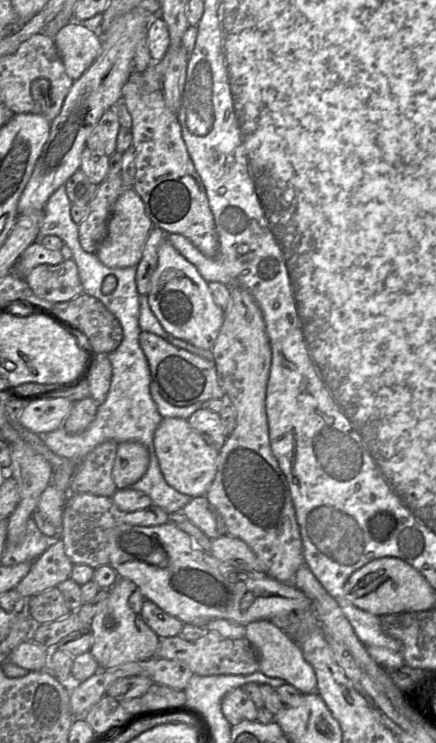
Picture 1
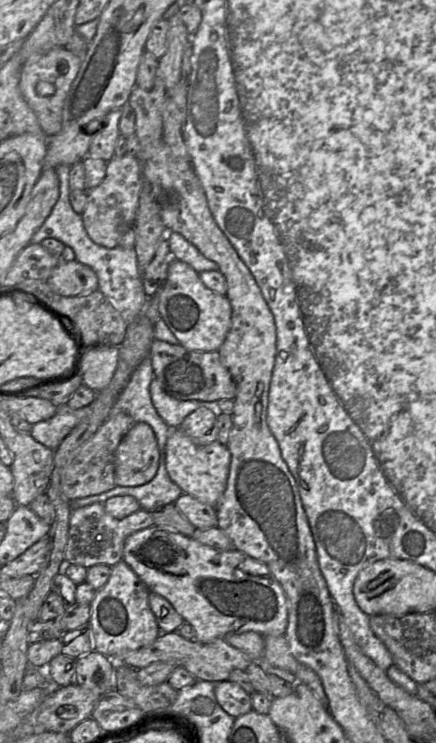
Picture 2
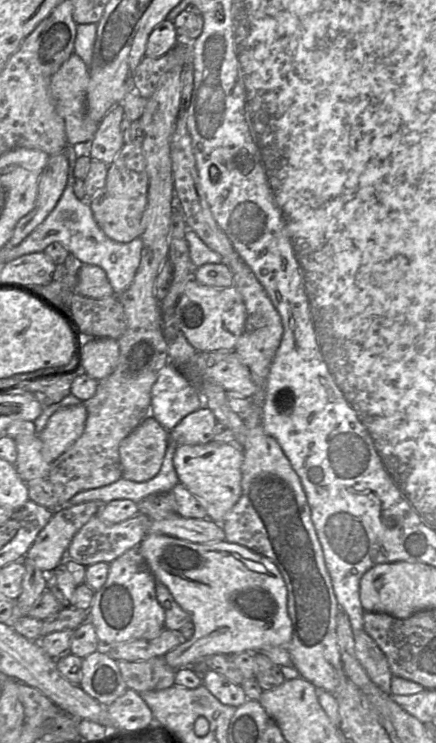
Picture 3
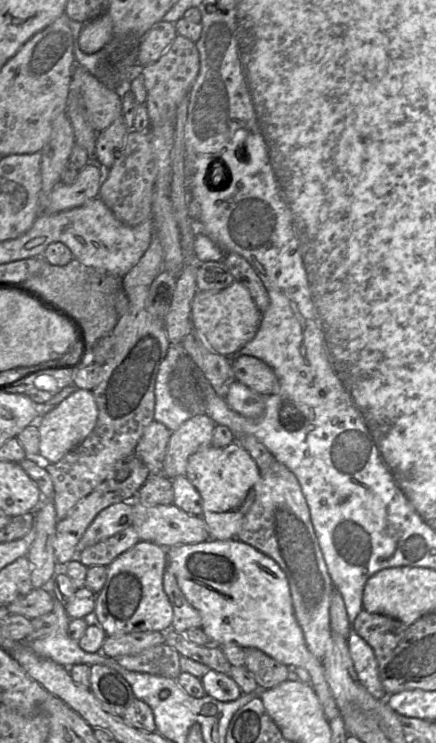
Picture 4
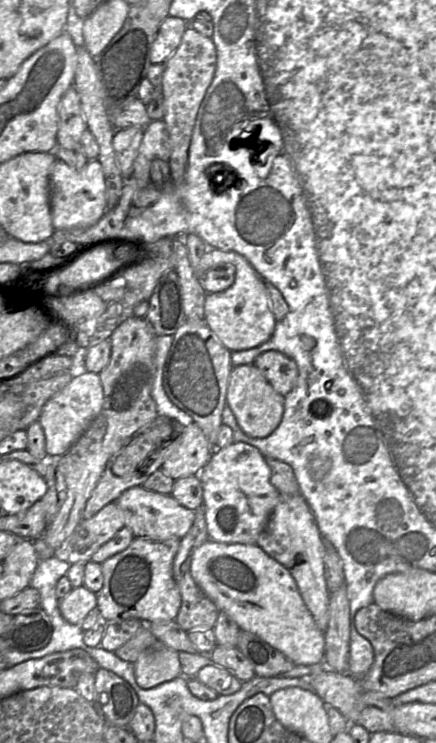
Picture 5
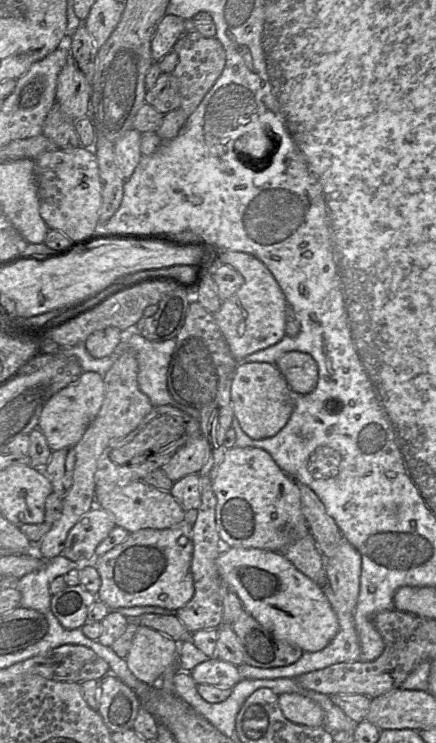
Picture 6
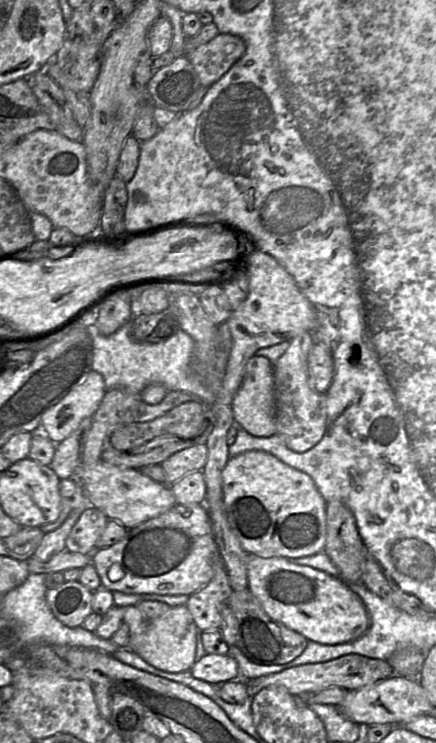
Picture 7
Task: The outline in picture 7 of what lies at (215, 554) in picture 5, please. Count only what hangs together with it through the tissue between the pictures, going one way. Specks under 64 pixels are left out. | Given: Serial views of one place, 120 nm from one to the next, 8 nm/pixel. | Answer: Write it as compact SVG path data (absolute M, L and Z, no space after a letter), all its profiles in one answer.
M249 554L247 580L247 588L260 601L267 615L274 621L301 634L308 641L324 645L348 643L361 637L370 626L370 618L363 601L340 577L295 564L283 557L263 557Z

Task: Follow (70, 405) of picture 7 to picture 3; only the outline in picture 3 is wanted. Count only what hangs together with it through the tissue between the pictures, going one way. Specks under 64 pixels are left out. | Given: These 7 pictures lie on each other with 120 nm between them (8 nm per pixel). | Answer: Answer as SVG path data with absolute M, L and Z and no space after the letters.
M85 404L68 406L56 411L38 434L42 456L51 464L82 435L88 412Z

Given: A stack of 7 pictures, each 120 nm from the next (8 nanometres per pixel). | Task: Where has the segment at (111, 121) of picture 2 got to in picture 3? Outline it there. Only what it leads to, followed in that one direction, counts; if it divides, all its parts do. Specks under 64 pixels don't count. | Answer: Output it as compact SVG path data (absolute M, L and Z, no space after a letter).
M122 104L115 105L104 116L90 142L89 156L92 159L102 161L108 166L114 161L125 145L121 131L123 118L124 109Z

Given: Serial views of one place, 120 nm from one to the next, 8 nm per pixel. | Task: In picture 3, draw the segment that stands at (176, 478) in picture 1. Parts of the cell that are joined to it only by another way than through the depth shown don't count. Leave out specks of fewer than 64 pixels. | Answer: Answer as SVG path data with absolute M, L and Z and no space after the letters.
M217 442L177 446L173 457L179 482L203 502L207 518L219 524L241 497L242 462L243 453L237 445Z

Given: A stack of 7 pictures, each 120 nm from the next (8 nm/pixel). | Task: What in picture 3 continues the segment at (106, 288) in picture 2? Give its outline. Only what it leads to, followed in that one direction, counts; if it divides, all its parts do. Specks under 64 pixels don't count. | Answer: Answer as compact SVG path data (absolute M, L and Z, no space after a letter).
M72 145L65 146L63 153L69 163L67 184L57 205L45 220L19 245L10 249L6 255L6 263L26 254L44 252L53 242L60 242L80 263L101 267L114 290L116 296L122 294L132 283L141 260L143 242L140 237L128 243L120 243L109 238L97 224L88 201L79 200L73 191L75 177L73 169L77 160Z

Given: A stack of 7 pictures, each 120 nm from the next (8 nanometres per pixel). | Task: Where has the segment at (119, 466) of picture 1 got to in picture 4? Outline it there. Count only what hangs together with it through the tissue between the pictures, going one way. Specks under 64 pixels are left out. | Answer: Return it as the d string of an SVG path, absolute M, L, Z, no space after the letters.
M153 420L135 447L134 455L147 466L151 474L162 473L170 435L171 431L165 425Z

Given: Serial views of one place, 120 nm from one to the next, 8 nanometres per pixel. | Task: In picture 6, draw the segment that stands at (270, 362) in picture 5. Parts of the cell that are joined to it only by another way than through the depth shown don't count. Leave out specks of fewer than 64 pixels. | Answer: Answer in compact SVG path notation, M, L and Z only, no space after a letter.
M291 351L278 358L275 366L280 371L294 396L311 393L319 379L318 366L307 353Z

